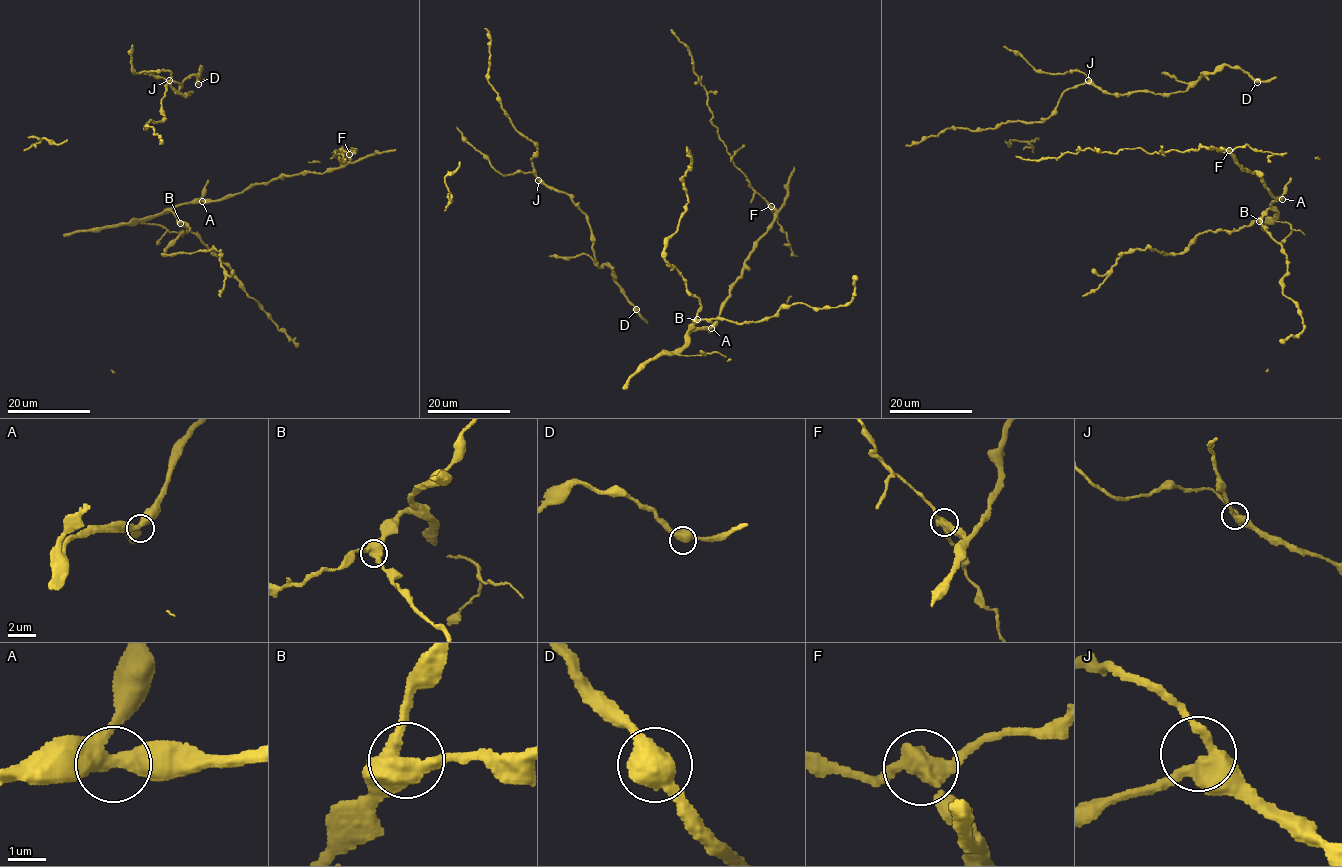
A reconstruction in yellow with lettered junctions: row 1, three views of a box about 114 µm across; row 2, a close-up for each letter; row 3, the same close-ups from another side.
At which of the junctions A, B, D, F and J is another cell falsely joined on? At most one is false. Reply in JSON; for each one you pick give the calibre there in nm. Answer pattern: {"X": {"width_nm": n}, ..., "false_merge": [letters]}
{"F": {"width_nm": 400}, "false_merge": ["F"]}

